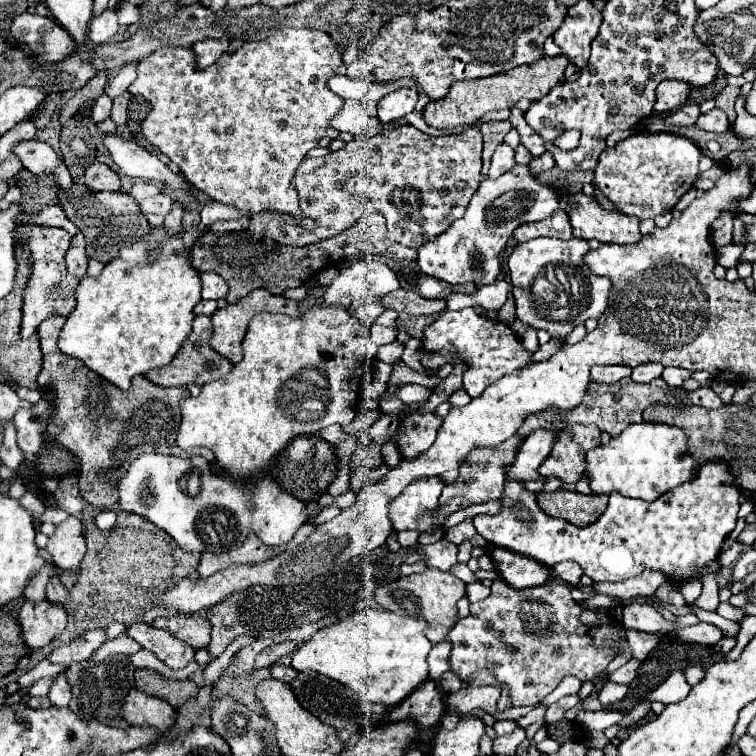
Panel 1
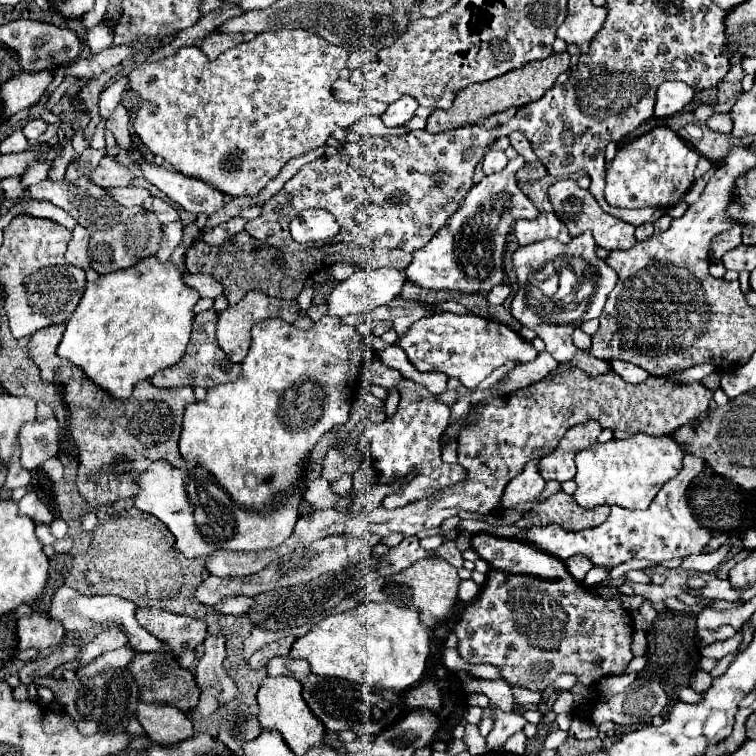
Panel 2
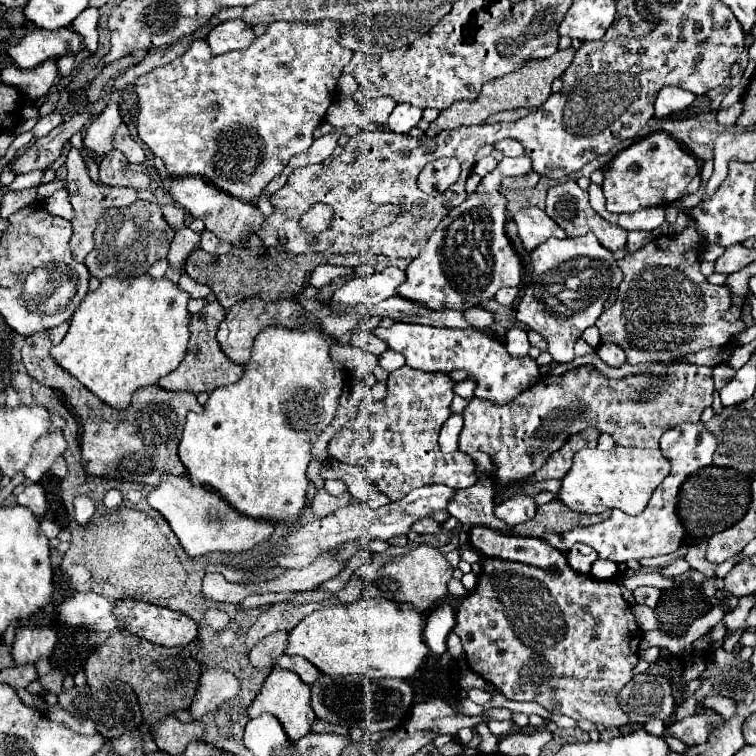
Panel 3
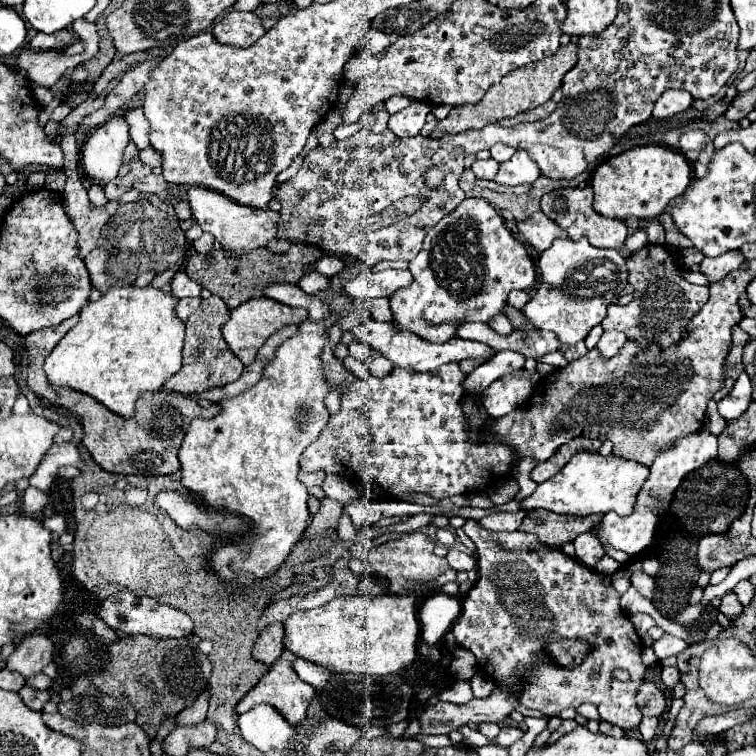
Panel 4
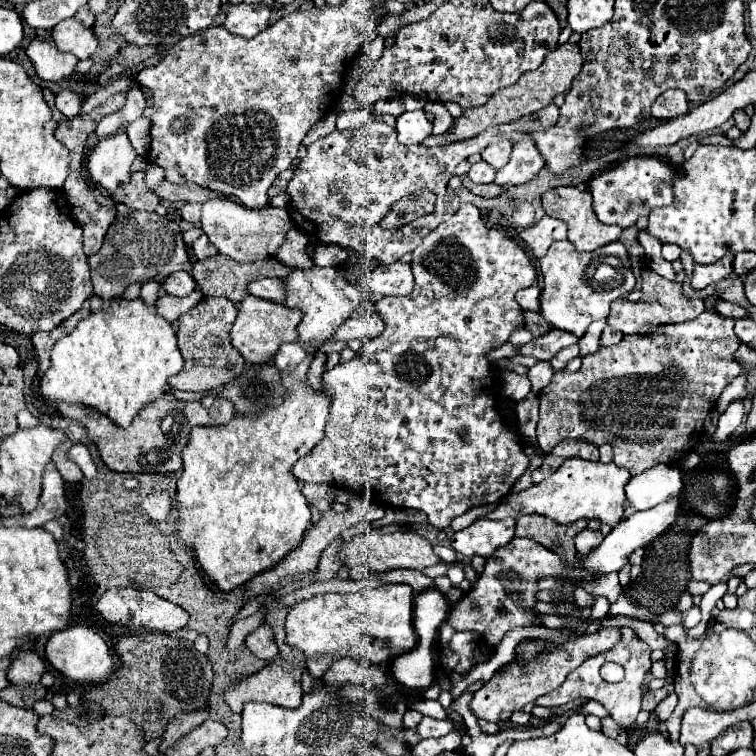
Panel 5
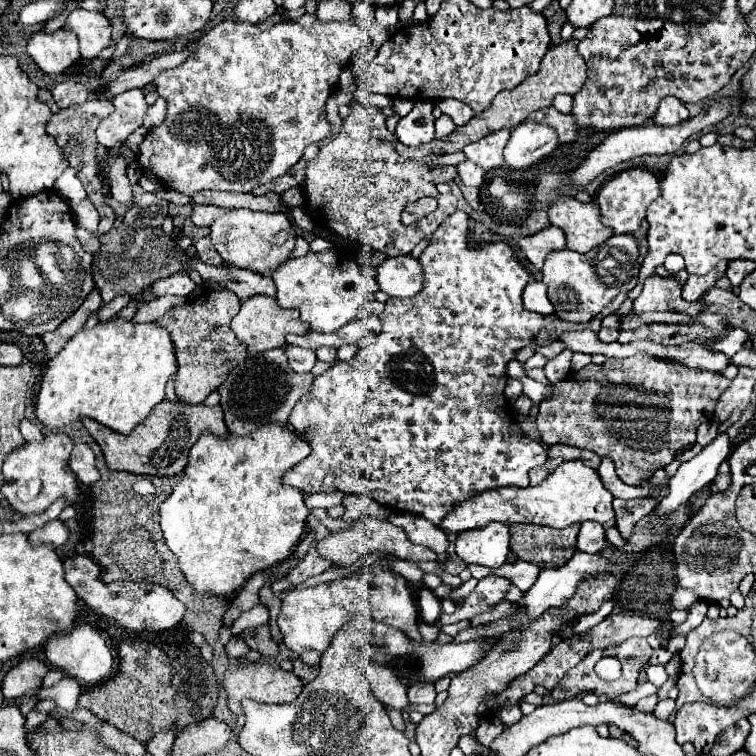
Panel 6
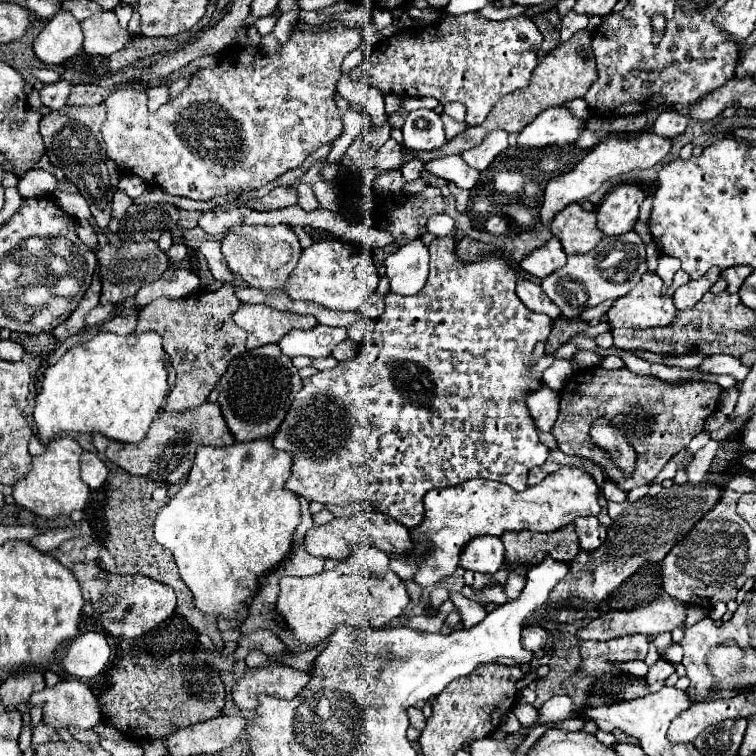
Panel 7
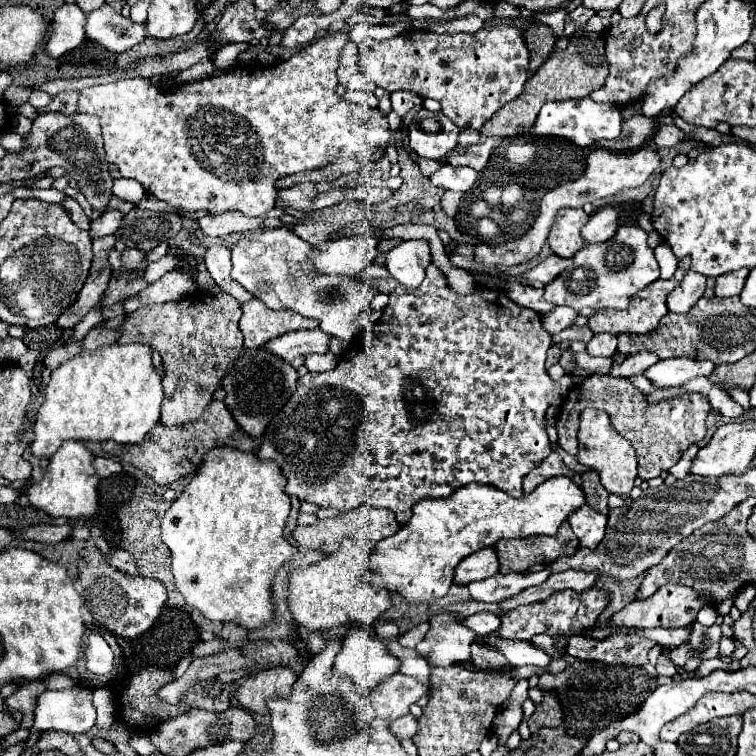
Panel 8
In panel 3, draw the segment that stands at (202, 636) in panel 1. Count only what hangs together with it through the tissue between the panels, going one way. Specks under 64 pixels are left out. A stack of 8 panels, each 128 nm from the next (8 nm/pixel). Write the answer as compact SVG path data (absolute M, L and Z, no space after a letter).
M122 598L122 600L116 602L112 612L122 622L122 630L128 630L130 634L146 638L148 642L154 642L154 644L160 644L160 646L186 646L198 636L198 626L192 618L188 618L180 612L174 612L170 608L160 608L160 606L142 602L142 600Z

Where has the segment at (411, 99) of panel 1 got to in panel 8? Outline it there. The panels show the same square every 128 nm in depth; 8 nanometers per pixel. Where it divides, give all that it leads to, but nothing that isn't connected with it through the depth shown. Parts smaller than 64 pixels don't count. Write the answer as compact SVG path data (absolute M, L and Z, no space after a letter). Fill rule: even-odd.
M422 110L408 126L408 138L410 138L410 148L414 150L416 156L428 158L428 160L440 160L444 158L450 150L456 148L458 144L458 126L450 122L442 112L438 114L428 114ZM422 116L434 116L440 124L438 132L426 132L422 128Z

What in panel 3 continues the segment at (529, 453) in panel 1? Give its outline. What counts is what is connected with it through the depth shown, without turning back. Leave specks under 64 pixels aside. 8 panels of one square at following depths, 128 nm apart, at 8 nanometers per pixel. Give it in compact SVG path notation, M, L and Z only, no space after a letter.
M518 494L506 502L502 502L500 506L496 506L494 514L496 518L504 520L510 528L514 528L516 524L520 522L526 522L534 516L536 512L536 504L534 504L534 498L530 496L524 496L524 494Z

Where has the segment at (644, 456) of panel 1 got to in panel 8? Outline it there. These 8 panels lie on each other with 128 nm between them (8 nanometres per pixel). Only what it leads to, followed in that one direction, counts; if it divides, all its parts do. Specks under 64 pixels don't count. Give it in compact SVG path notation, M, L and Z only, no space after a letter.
M566 476L550 478L532 494L524 494L522 498L508 498L502 490L476 484L456 490L452 498L426 498L414 506L414 514L408 524L404 524L394 536L376 544L368 574L378 578L370 578L370 582L386 588L388 592L400 594L412 604L444 598L460 560L476 550L494 546L502 538L556 534L560 522L564 522L568 514L584 502L584 492Z

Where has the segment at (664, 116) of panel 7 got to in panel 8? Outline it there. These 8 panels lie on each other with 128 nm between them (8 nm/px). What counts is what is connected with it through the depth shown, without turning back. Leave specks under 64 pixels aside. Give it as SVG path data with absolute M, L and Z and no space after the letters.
M672 124L658 128L658 132L656 132L656 136L654 136L656 146L662 146L662 148L672 148L672 146L676 146L676 144L682 142L682 140L684 140L684 132L678 130L678 128L672 126Z

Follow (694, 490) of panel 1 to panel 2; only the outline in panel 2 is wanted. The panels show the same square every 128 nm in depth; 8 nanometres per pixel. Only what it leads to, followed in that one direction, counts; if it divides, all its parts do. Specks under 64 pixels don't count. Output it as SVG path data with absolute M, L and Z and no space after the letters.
M676 438L674 442L684 452L682 470L678 472L678 476L674 476L670 482L664 484L664 488L656 494L656 498L646 510L624 510L620 506L612 506L608 520L596 528L568 532L560 526L540 526L540 528L534 526L534 528L528 528L528 532L518 538L534 544L536 548L560 560L566 560L572 554L588 554L594 566L608 566L608 568L614 568L632 558L662 562L662 560L680 558L688 554L702 554L704 546L712 538L712 530L702 528L698 520L694 518L694 512L686 498L686 490L688 490L688 482L692 482L692 478L696 478L704 470L704 460L694 454L688 454L686 446L678 442Z

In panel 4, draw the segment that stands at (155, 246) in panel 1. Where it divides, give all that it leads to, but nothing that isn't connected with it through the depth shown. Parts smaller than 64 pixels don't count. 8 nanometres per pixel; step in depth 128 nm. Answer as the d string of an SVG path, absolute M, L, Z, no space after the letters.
M124 286L108 290L108 294L104 294L100 300L90 302L80 310L80 322L56 344L56 348L46 358L44 370L48 382L52 386L66 386L70 390L88 394L114 414L132 418L138 396L142 392L158 392L162 384L182 368L184 322L174 312L176 302L176 296L152 286Z

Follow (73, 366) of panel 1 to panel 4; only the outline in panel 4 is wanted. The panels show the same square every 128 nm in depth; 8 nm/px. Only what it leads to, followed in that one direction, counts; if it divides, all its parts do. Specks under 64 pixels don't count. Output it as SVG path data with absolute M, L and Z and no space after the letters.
M78 314L64 320L56 328L32 332L26 336L26 350L30 358L28 366L28 386L32 392L38 396L48 398L52 404L58 404L62 408L68 408L70 412L78 414L84 426L84 446L90 450L92 458L106 470L114 474L142 474L142 476L162 476L162 474L172 474L180 470L178 462L178 448L180 442L190 426L192 418L214 418L220 412L218 404L210 404L208 408L202 408L196 400L190 396L178 394L178 392L168 392L168 390L158 390L158 392L148 392L142 394L136 402L136 414L132 418L120 418L108 408L104 408L100 402L94 398L72 392L68 388L54 388L48 386L48 380L44 376L44 358L52 352L52 348L60 342L60 338L78 322Z

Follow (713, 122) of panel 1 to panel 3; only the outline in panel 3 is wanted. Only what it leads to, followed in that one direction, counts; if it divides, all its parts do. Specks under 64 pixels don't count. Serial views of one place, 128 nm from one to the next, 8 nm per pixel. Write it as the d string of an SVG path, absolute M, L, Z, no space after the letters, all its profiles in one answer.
M736 102L736 104L732 104L732 106L728 106L728 108L722 108L720 112L718 112L718 122L722 124L722 126L726 126L726 128L732 128L734 124L736 124L736 120L738 120L738 116L742 114L742 110L744 110L744 106L740 104L740 102Z

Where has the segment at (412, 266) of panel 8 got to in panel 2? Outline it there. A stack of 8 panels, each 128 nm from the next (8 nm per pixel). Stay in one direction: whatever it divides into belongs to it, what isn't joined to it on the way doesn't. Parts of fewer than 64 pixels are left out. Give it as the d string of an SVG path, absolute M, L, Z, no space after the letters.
M356 268L356 272L350 278L346 278L344 282L340 282L332 290L330 298L327 298L327 315L341 319L346 314L366 314L366 312L370 312L370 310L374 310L378 306L384 306L386 302L394 300L400 294L404 282L406 282L404 272L400 272L396 268L378 268L378 270Z

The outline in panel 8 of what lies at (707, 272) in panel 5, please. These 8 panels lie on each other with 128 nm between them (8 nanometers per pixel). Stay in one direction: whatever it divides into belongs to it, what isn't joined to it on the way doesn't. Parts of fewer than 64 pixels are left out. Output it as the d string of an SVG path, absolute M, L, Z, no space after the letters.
M688 270L682 282L668 294L666 298L668 310L676 314L688 312L694 306L694 302L702 298L704 288L706 288L706 278L702 274L696 274L694 270Z

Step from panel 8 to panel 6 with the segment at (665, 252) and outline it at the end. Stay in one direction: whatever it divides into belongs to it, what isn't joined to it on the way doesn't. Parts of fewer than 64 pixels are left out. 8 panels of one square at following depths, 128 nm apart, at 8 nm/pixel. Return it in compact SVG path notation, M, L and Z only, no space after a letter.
M670 254L670 256L664 260L664 268L666 268L670 274L678 274L678 272L684 268L684 258L680 258L678 254Z

